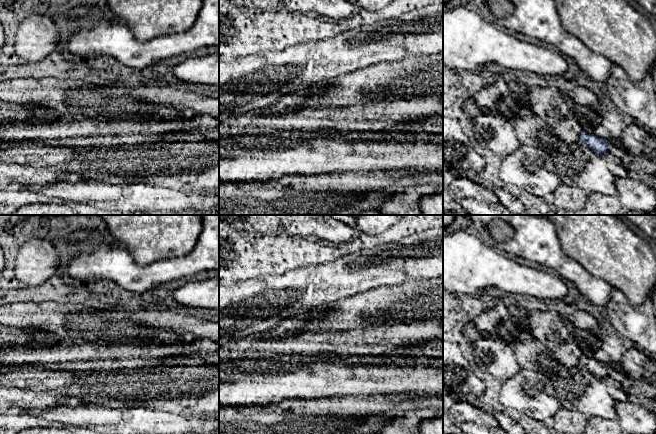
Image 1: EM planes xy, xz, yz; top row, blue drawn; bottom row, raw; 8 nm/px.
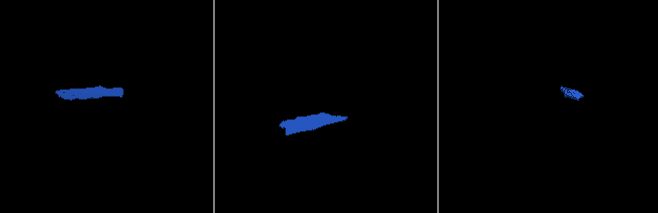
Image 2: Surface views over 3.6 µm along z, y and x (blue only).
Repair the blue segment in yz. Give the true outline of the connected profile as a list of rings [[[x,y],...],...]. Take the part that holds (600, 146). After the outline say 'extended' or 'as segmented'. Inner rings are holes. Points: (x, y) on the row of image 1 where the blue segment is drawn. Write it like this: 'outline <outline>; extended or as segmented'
outline [[[583,131],[580,135],[581,142],[586,144],[598,155],[604,155],[608,153],[608,140],[598,138],[594,135],[590,135]]]; as segmented

